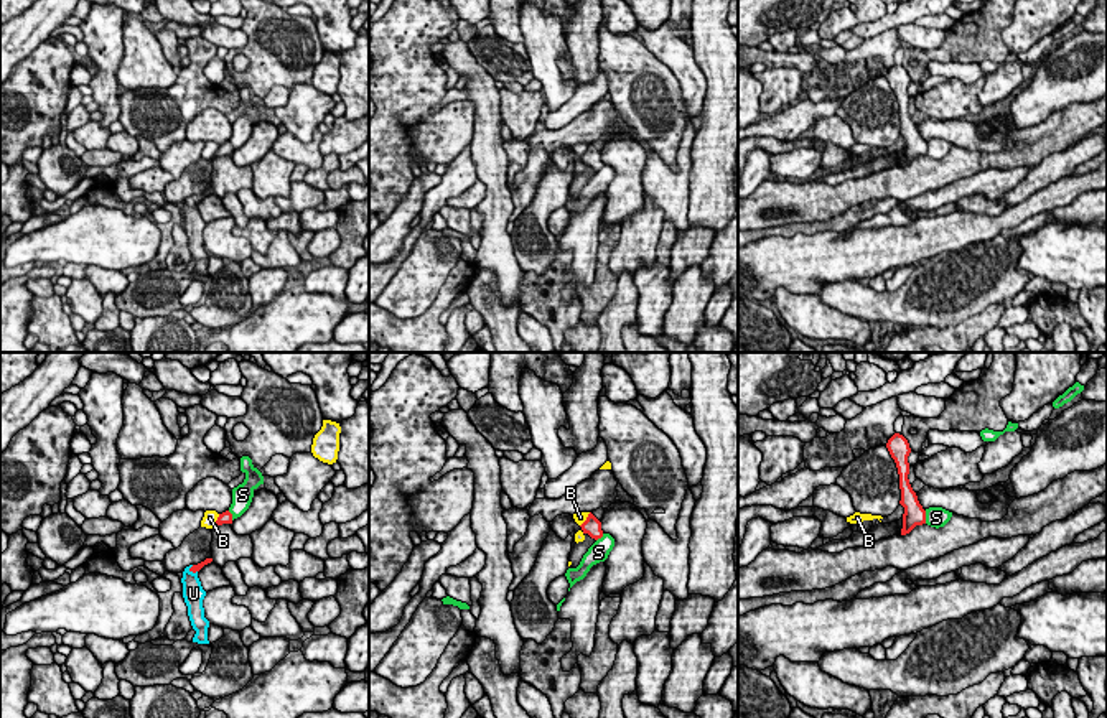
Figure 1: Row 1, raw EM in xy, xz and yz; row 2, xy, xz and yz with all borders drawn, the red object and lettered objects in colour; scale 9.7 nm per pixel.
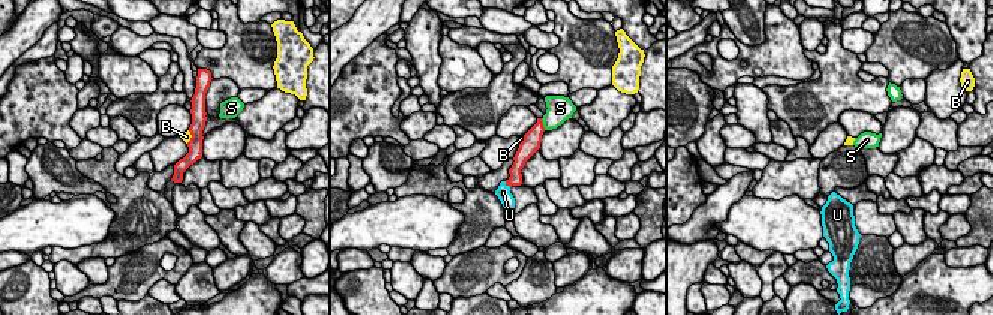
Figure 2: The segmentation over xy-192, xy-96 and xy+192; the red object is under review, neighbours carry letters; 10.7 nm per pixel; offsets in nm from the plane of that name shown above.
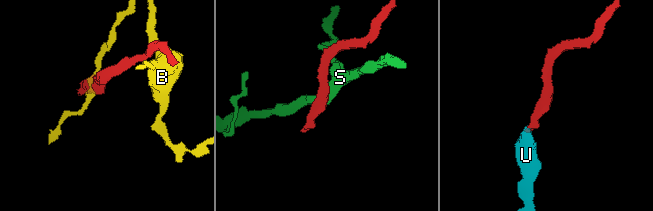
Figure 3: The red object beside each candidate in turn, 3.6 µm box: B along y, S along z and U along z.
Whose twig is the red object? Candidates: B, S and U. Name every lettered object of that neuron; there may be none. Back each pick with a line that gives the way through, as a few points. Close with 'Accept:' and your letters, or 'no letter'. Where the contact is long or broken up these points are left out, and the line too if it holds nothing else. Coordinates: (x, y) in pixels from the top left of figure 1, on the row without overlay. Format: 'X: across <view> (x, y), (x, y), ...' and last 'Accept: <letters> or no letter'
U: across xy (198, 198), (193, 203), (193, 224)
Accept: U

